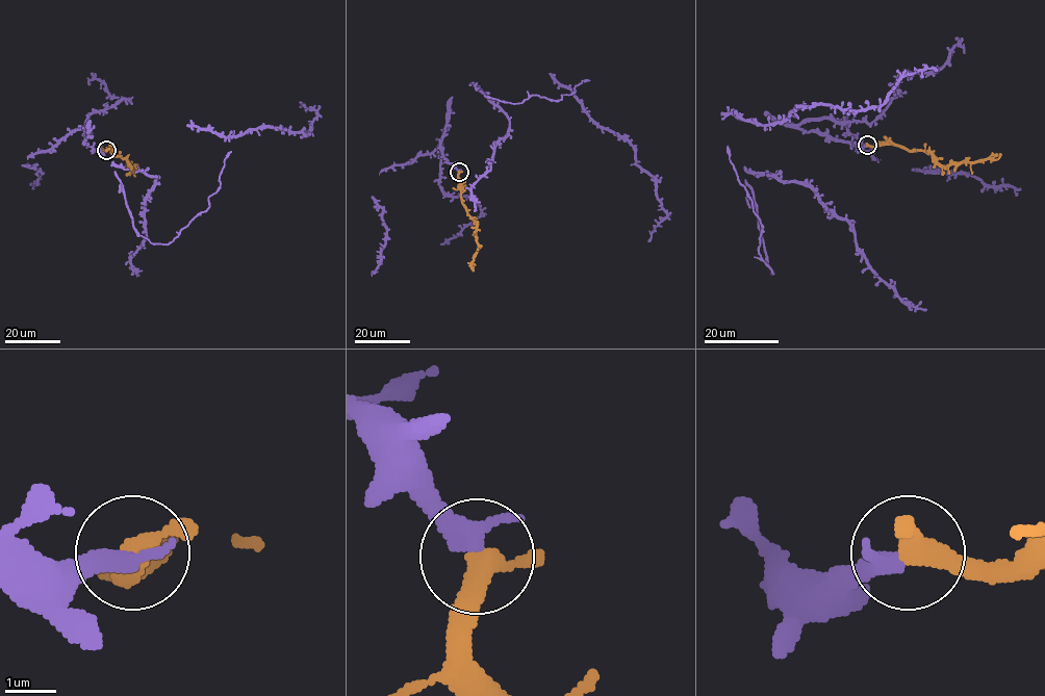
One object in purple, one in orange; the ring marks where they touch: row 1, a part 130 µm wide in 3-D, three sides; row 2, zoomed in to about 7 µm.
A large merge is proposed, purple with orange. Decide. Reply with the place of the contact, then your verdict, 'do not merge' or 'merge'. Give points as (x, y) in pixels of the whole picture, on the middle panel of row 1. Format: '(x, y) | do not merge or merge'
(459, 172) | merge

